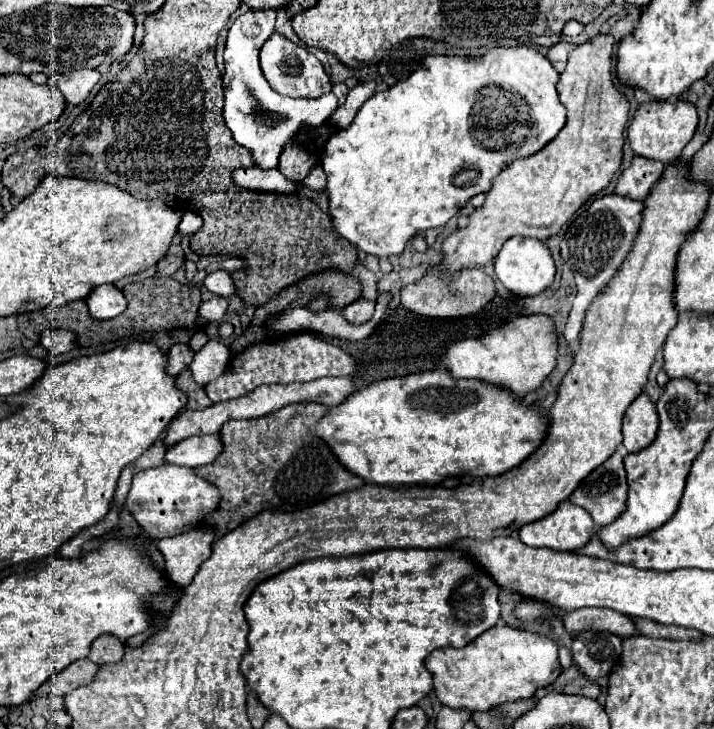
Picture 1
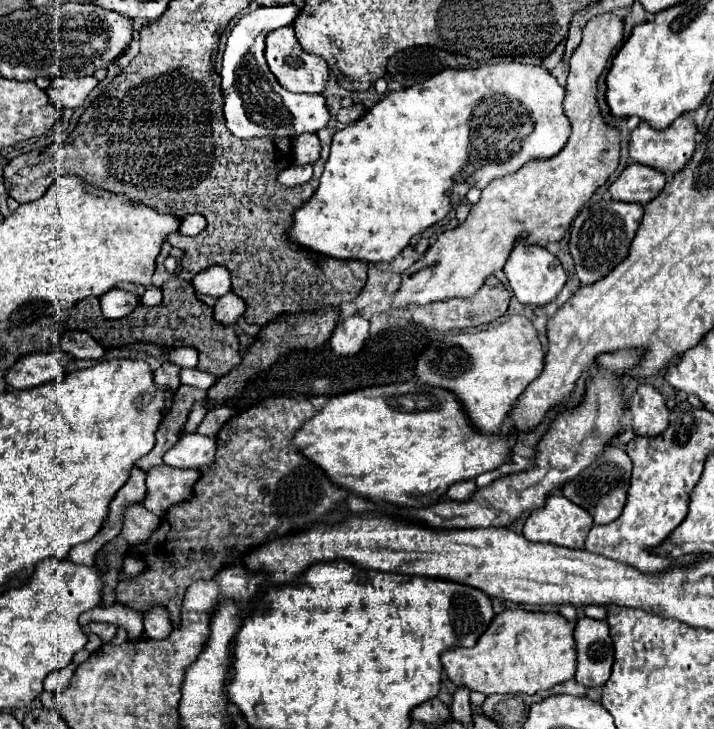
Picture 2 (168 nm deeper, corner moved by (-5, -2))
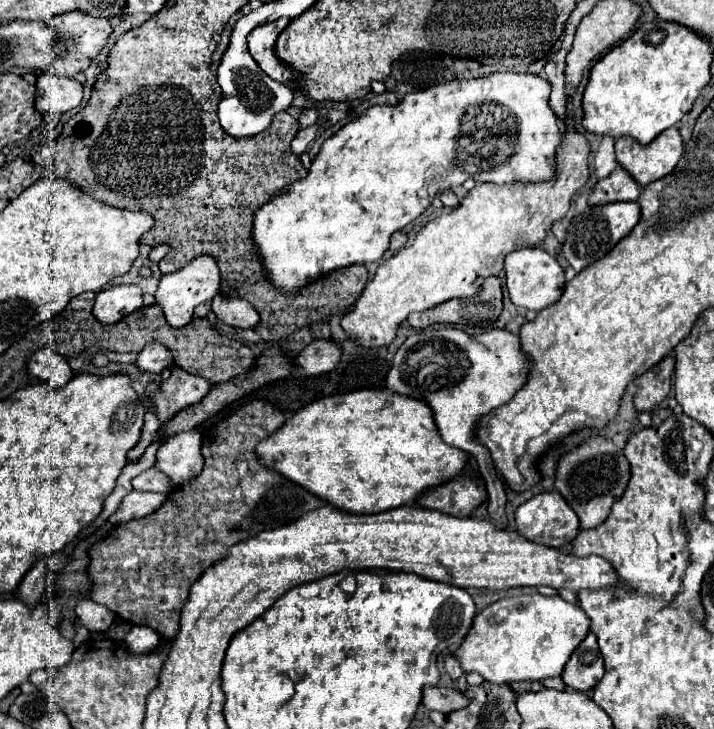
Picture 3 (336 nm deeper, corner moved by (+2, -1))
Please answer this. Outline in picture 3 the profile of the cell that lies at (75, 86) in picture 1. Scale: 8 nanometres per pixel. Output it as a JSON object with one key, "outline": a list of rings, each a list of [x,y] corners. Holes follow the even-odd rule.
{"outline":[[[49,71],[41,73],[37,77],[37,95],[35,95],[35,107],[41,113],[53,113],[61,115],[73,107],[77,107],[83,99],[83,85],[75,79],[57,77]]]}

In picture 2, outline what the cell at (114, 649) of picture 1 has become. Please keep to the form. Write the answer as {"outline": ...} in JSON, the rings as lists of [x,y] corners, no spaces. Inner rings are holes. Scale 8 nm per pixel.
{"outline":[[[94,622],[94,624],[90,626],[90,630],[92,630],[92,633],[100,636],[102,644],[110,644],[112,638],[116,636],[116,626],[114,626],[114,624]]]}

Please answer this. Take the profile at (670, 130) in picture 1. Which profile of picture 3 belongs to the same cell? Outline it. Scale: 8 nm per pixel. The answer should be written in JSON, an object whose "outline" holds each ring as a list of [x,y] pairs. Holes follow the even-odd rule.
{"outline":[[[669,127],[665,135],[657,135],[649,147],[637,147],[633,139],[615,141],[615,157],[629,171],[639,187],[645,187],[669,175],[683,155],[683,139],[677,127]]]}

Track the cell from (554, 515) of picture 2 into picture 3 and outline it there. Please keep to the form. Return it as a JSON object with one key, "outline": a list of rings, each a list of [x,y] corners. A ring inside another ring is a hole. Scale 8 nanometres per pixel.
{"outline":[[[557,491],[539,493],[529,501],[521,503],[515,509],[515,523],[517,523],[517,533],[523,535],[525,539],[555,549],[561,549],[563,545],[567,547],[573,541],[573,537],[579,533],[579,519],[575,511],[565,503],[565,499]]]}

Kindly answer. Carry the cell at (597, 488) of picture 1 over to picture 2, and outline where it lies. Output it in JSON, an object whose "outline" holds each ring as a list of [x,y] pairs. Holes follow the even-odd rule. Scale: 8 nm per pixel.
{"outline":[[[606,448],[602,460],[598,460],[596,464],[588,466],[580,476],[576,476],[576,480],[568,482],[562,488],[562,494],[578,504],[580,508],[588,510],[594,518],[594,524],[608,524],[612,520],[616,520],[624,508],[626,502],[626,490],[630,486],[630,472],[632,472],[632,462],[628,458],[628,454],[620,448]]]}

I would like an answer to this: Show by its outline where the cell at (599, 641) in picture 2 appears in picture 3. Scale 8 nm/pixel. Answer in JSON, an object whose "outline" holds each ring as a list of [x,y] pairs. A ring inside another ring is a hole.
{"outline":[[[589,633],[585,641],[573,651],[561,675],[563,683],[575,691],[589,691],[603,677],[603,657],[597,645],[597,637]]]}

